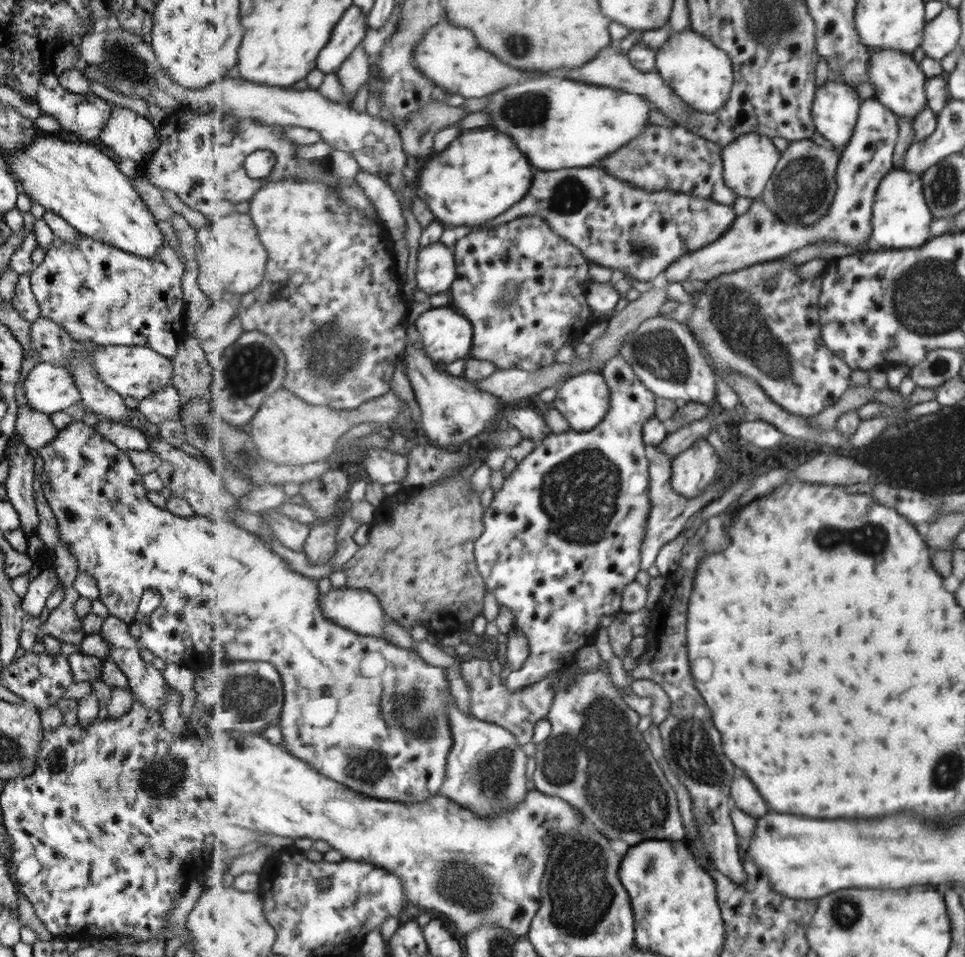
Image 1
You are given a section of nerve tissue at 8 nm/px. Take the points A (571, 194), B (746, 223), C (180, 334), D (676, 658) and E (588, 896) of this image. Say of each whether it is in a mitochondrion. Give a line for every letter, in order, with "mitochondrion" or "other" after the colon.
A: mitochondrion
B: other
C: other
D: other
E: mitochondrion

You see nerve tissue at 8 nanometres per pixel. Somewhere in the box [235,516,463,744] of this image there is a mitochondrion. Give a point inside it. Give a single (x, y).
(332, 687)

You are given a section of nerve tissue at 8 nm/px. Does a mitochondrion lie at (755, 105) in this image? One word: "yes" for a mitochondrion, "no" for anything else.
no

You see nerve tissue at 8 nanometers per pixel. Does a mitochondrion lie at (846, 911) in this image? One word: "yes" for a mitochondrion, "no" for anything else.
yes

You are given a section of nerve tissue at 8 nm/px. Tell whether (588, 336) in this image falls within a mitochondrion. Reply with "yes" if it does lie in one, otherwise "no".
no

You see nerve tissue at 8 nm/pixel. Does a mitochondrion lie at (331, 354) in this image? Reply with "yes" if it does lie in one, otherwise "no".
yes

